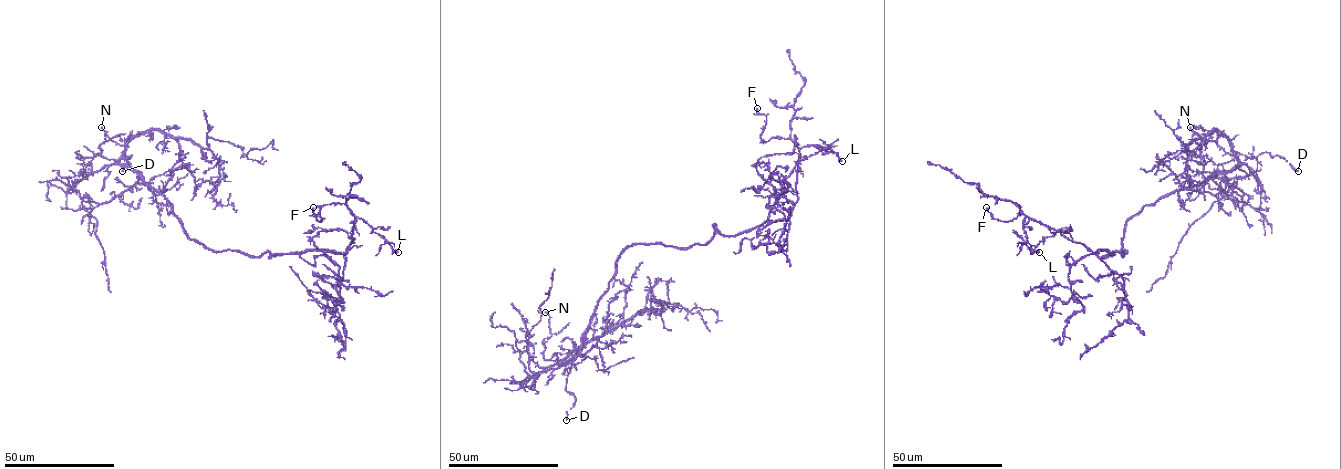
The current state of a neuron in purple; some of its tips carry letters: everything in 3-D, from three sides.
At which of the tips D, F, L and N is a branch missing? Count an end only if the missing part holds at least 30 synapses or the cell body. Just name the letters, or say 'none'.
D

